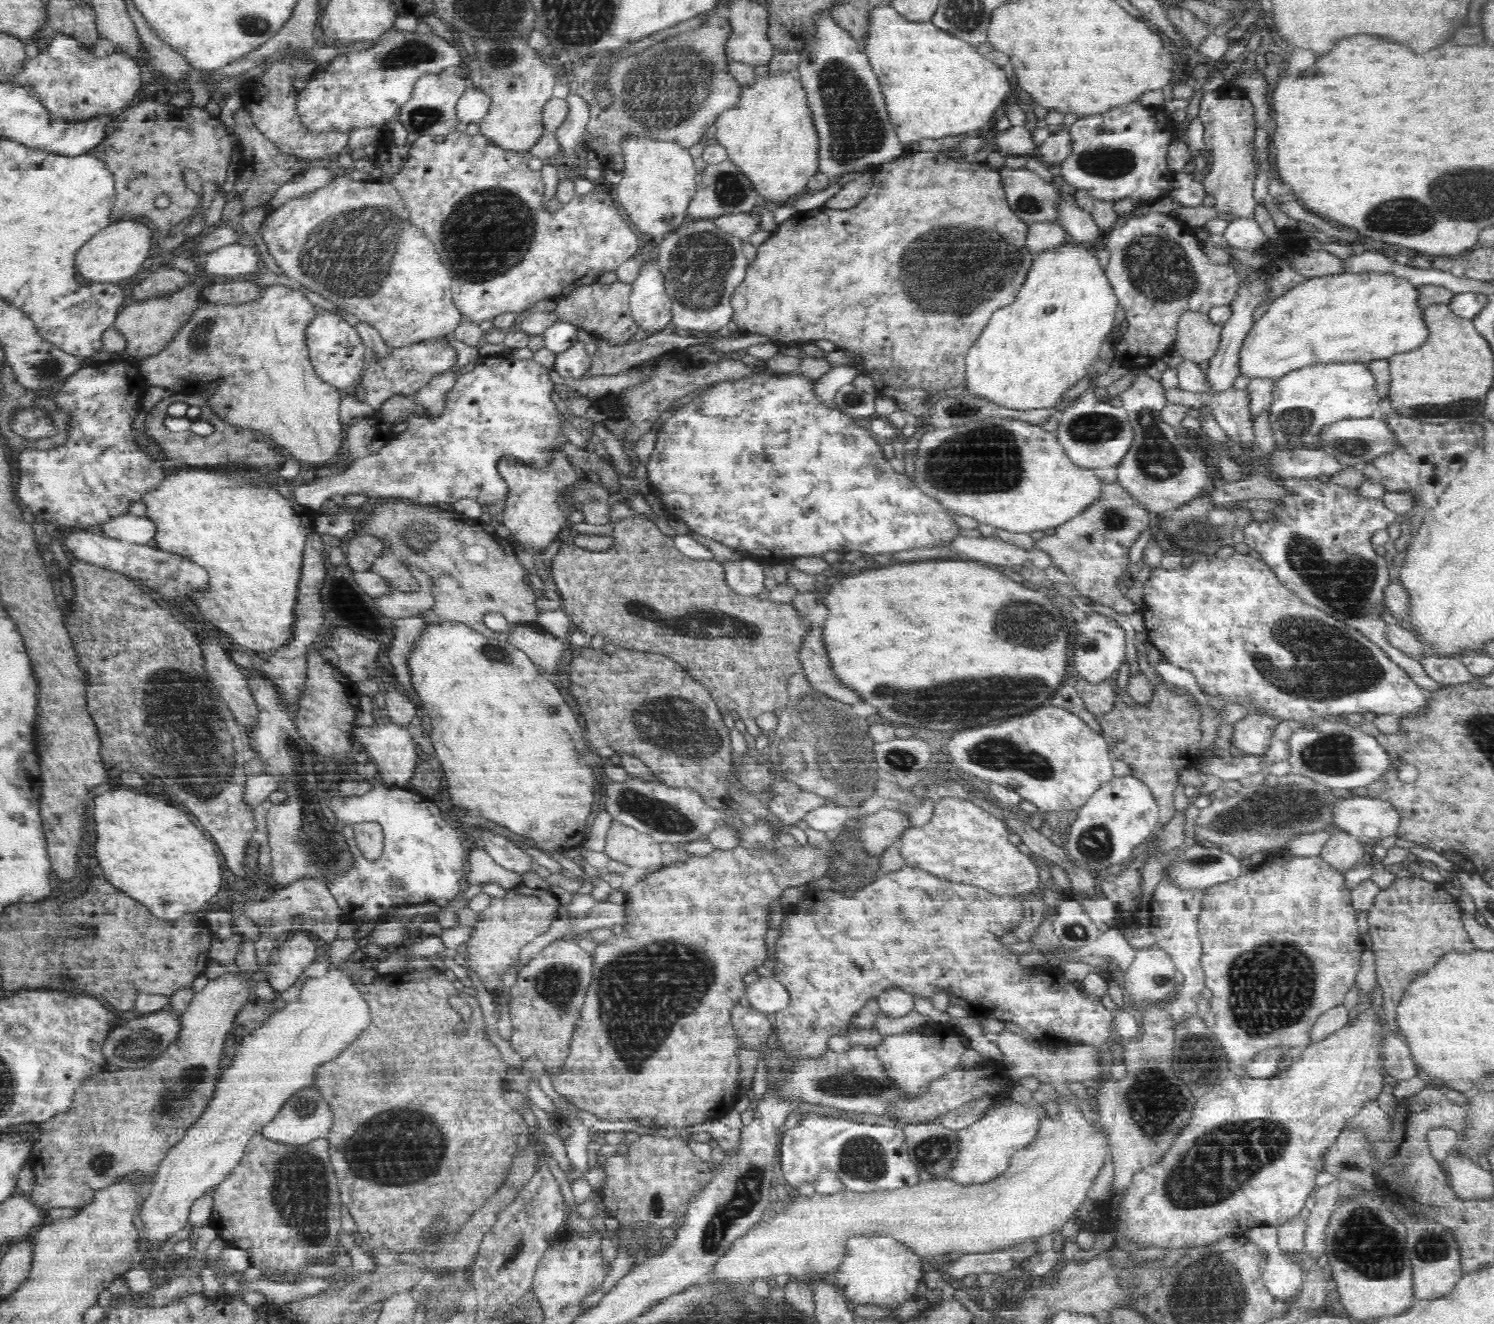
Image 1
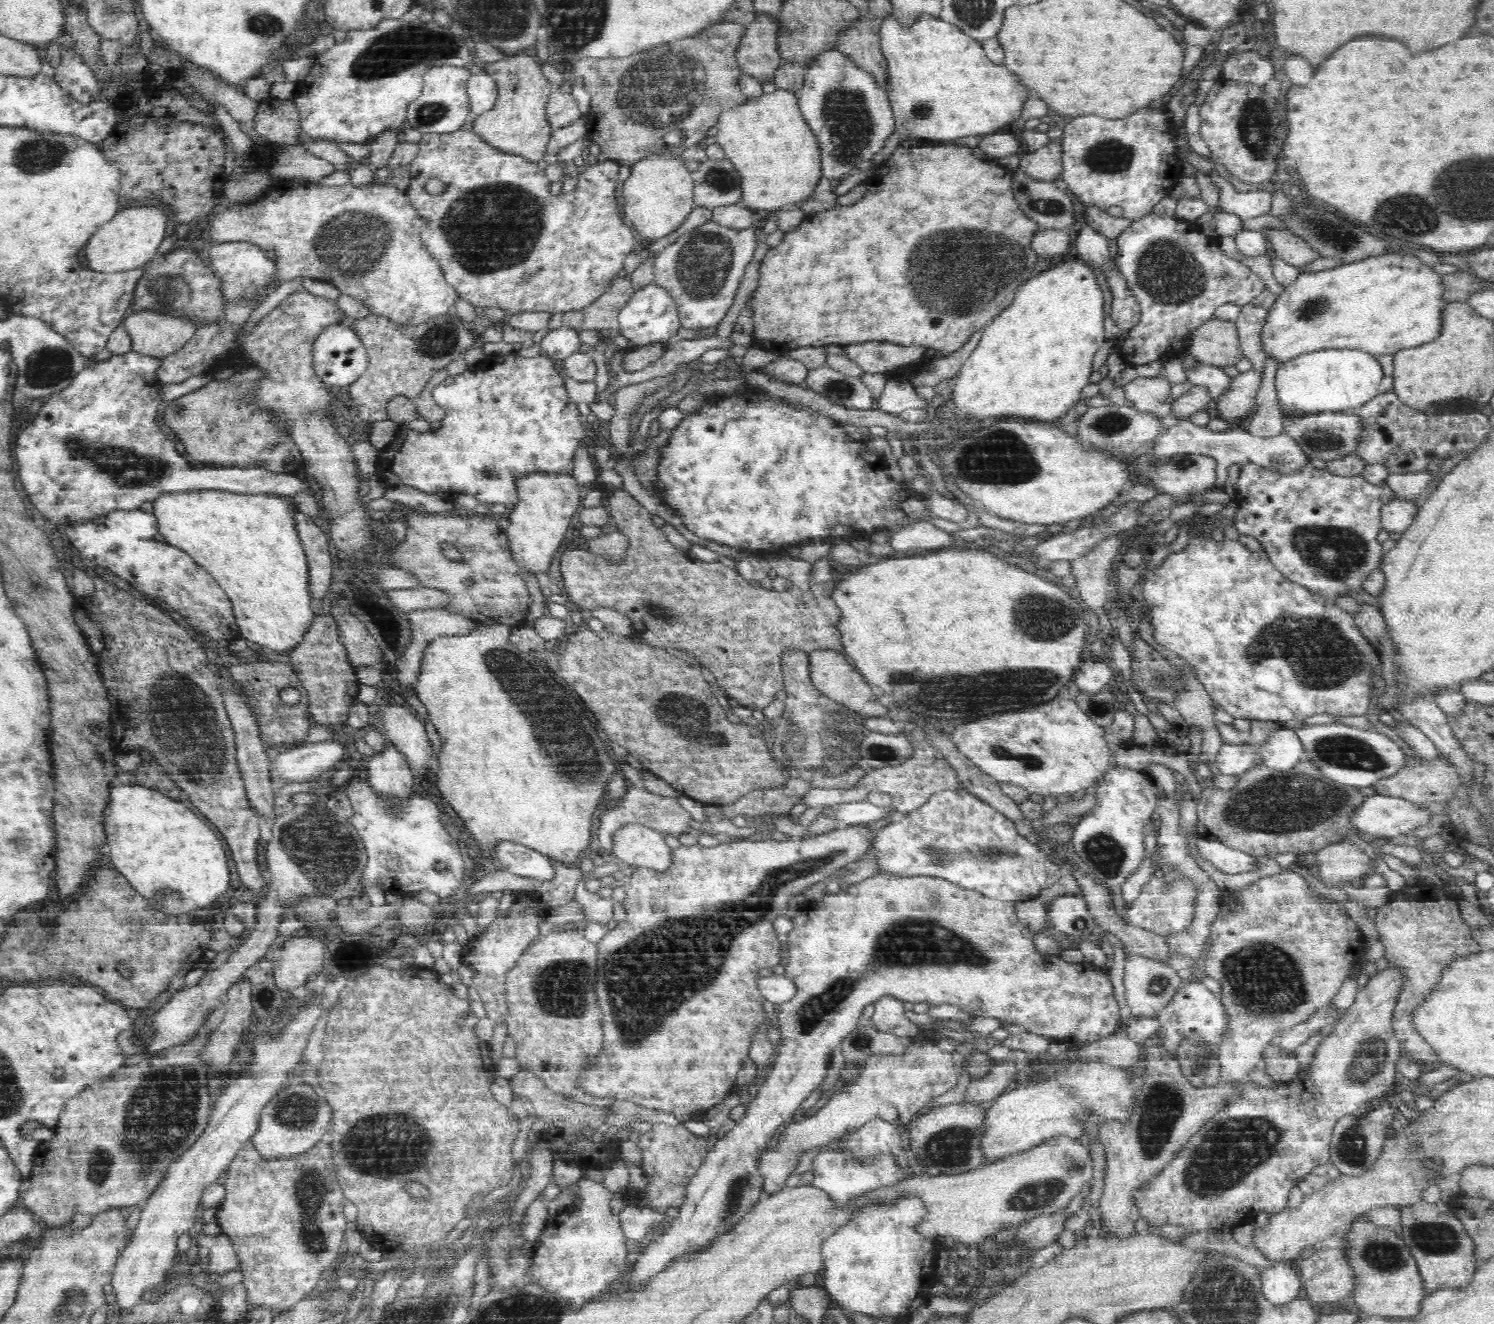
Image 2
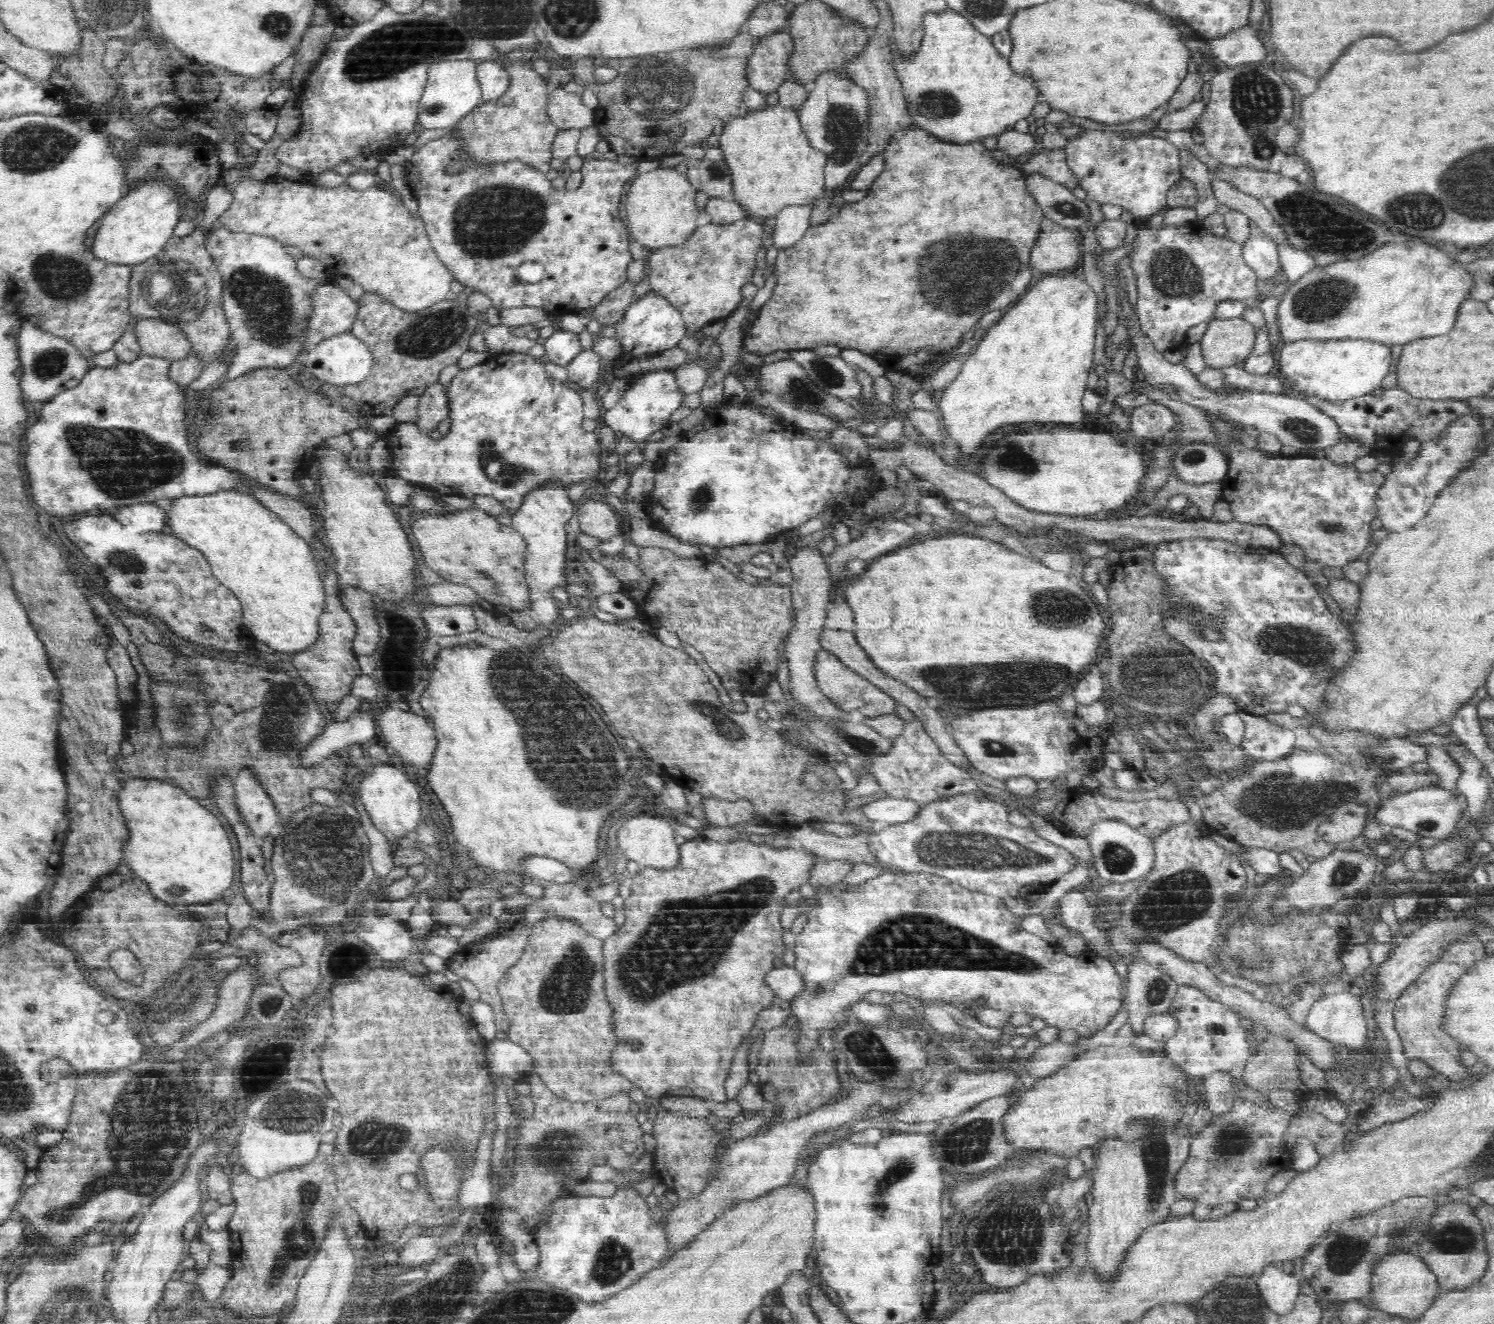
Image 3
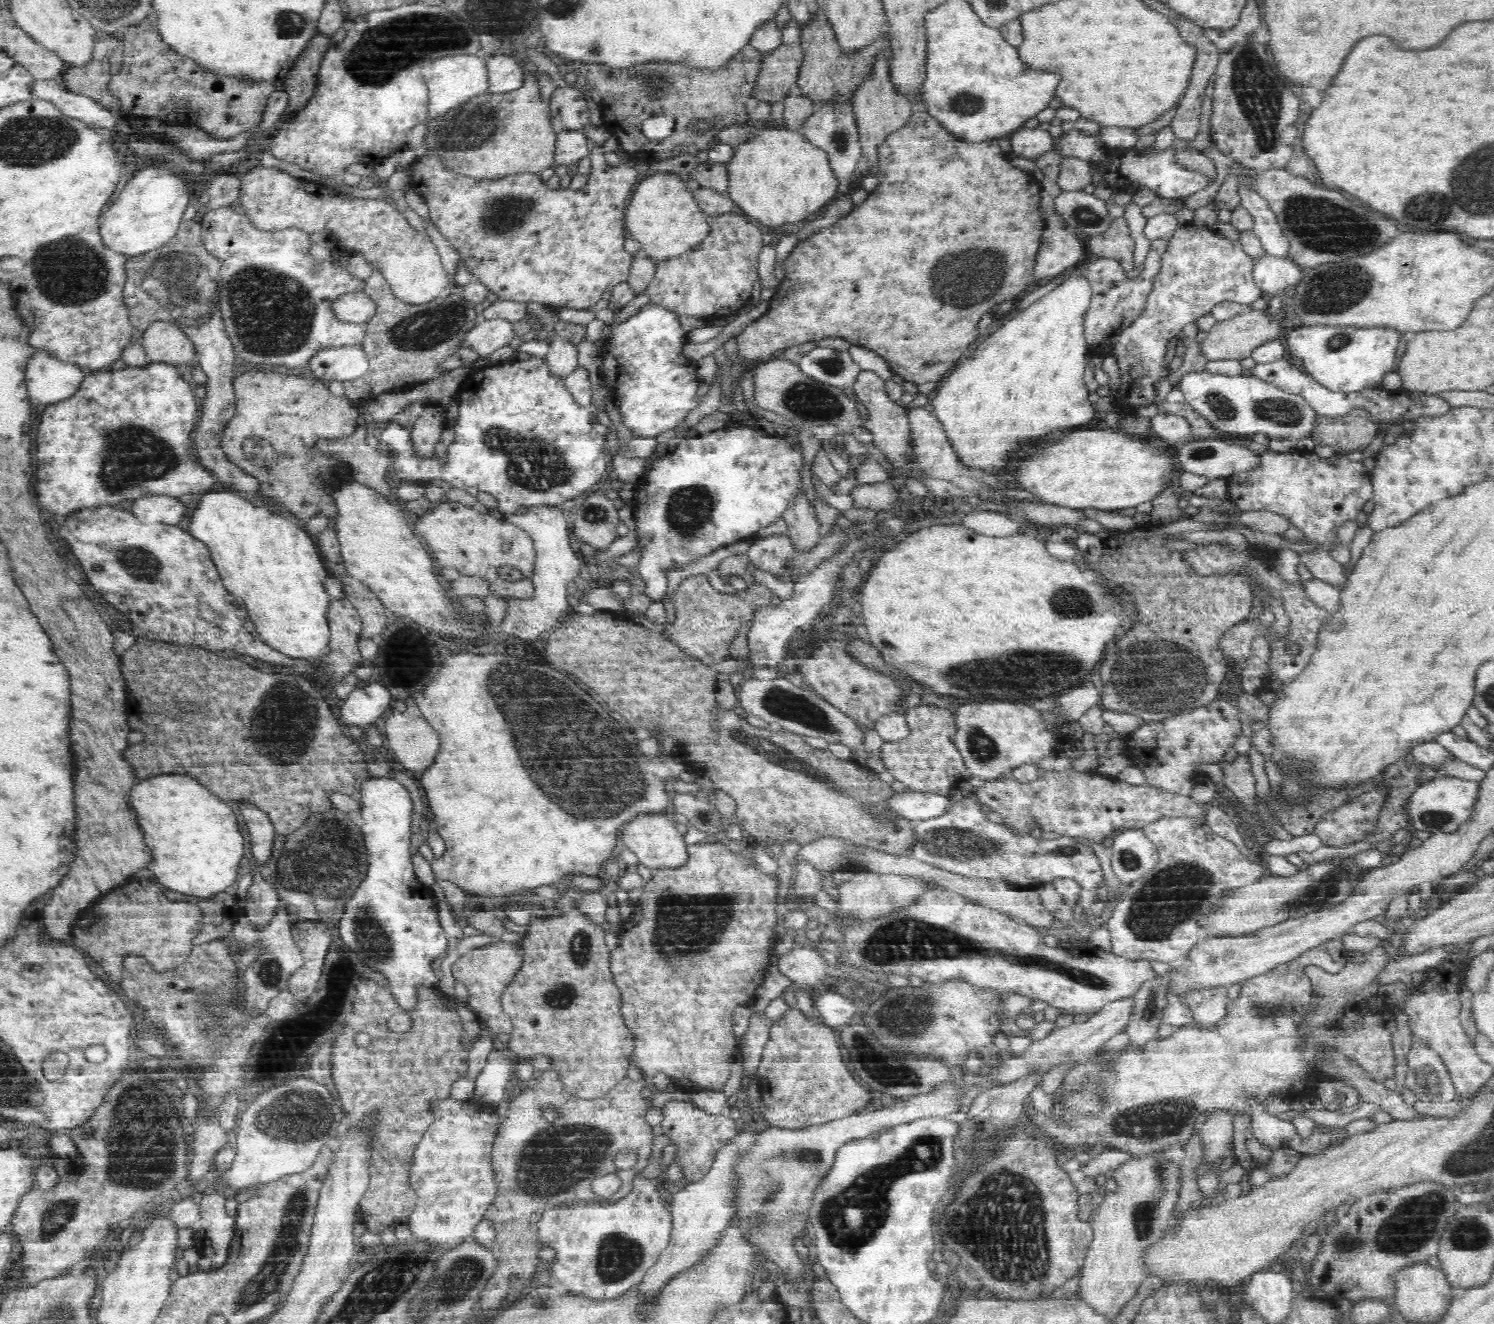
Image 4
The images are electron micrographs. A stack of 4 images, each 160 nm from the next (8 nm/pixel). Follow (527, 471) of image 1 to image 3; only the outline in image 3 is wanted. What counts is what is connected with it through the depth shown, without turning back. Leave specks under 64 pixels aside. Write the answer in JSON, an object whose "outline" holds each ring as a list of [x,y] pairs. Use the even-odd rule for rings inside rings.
{"outline":[[[544,483],[542,487],[527,492],[522,499],[522,504],[512,512],[511,527],[517,530],[526,541],[527,551],[524,559],[525,576],[527,585],[531,592],[531,603],[522,614],[512,614],[507,611],[510,624],[520,630],[534,630],[544,626],[550,626],[558,618],[556,612],[556,599],[551,597],[551,590],[564,584],[566,574],[564,574],[564,555],[566,552],[566,524],[574,521],[574,504],[568,497],[566,488],[562,488],[560,483]]]}

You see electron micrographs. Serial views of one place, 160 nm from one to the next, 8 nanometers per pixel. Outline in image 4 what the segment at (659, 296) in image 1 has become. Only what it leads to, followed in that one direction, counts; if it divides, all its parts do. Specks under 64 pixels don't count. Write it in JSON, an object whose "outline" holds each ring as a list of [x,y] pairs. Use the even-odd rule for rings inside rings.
{"outline":[[[652,303],[639,311],[614,327],[599,349],[602,358],[601,381],[604,388],[610,392],[613,404],[623,412],[624,424],[632,428],[633,434],[656,437],[661,432],[675,429],[682,424],[688,412],[700,404],[702,397],[696,392],[706,379],[698,374],[696,360],[683,353],[687,343],[686,329],[681,327],[678,315],[669,308]]]}

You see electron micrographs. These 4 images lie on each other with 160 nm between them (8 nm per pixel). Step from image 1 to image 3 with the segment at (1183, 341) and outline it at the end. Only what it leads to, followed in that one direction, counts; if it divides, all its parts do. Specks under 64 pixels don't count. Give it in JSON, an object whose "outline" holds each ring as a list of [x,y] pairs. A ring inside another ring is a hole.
{"outline":[[[1242,316],[1213,319],[1200,339],[1206,366],[1224,368],[1241,365],[1253,351],[1256,339],[1254,327]]]}

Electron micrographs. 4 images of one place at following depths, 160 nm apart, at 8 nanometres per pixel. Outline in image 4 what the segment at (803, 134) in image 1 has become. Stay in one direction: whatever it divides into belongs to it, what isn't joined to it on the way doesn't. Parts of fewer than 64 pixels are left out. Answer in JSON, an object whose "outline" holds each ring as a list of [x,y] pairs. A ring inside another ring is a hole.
{"outline":[[[771,121],[752,139],[738,145],[727,164],[727,194],[744,216],[752,217],[770,230],[799,224],[824,208],[836,196],[840,180],[828,153],[811,145],[800,132],[778,129]]]}

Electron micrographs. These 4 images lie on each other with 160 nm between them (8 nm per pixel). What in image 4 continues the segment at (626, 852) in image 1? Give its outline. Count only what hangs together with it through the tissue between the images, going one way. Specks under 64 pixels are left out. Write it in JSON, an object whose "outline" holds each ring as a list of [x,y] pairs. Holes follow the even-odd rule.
{"outline":[[[648,813],[637,816],[631,823],[623,826],[621,838],[625,847],[636,854],[640,863],[648,868],[680,868],[689,859],[688,847],[684,836],[676,829],[676,822],[670,814]]]}

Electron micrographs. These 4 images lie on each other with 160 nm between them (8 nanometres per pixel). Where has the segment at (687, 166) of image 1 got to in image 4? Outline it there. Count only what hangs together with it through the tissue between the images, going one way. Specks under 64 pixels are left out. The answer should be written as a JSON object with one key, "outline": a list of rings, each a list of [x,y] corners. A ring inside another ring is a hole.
{"outline":[[[655,172],[641,178],[638,188],[631,196],[630,205],[626,210],[625,229],[630,231],[631,238],[640,243],[640,253],[654,262],[676,259],[699,246],[710,234],[711,227],[707,215],[701,211],[691,193],[685,187],[685,177],[666,172]]]}

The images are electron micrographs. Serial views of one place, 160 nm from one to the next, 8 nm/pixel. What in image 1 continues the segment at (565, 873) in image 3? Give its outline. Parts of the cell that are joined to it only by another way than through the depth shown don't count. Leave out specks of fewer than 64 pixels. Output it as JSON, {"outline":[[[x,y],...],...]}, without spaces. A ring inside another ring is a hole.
{"outline":[[[481,828],[480,836],[482,846],[500,866],[518,874],[531,868],[534,860],[521,848],[514,846],[512,840],[486,828]]]}

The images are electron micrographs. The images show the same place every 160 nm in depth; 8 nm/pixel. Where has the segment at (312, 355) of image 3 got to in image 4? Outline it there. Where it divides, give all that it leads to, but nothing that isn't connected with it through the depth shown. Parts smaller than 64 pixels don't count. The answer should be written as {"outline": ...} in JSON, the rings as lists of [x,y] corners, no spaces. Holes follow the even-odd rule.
{"outline":[[[345,346],[318,352],[306,369],[311,377],[330,382],[346,382],[362,376],[369,368],[368,357],[362,348]]]}

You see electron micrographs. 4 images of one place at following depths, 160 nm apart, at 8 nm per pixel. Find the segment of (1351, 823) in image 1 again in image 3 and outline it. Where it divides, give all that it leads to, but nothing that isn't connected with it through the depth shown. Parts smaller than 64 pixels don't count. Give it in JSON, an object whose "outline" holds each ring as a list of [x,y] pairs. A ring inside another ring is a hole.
{"outline":[[[1426,786],[1410,793],[1401,793],[1393,798],[1385,797],[1382,806],[1374,814],[1375,821],[1382,826],[1404,828],[1424,838],[1445,838],[1454,830],[1461,819],[1462,811],[1468,809],[1464,794],[1457,789],[1455,792],[1442,789],[1440,786]]]}

